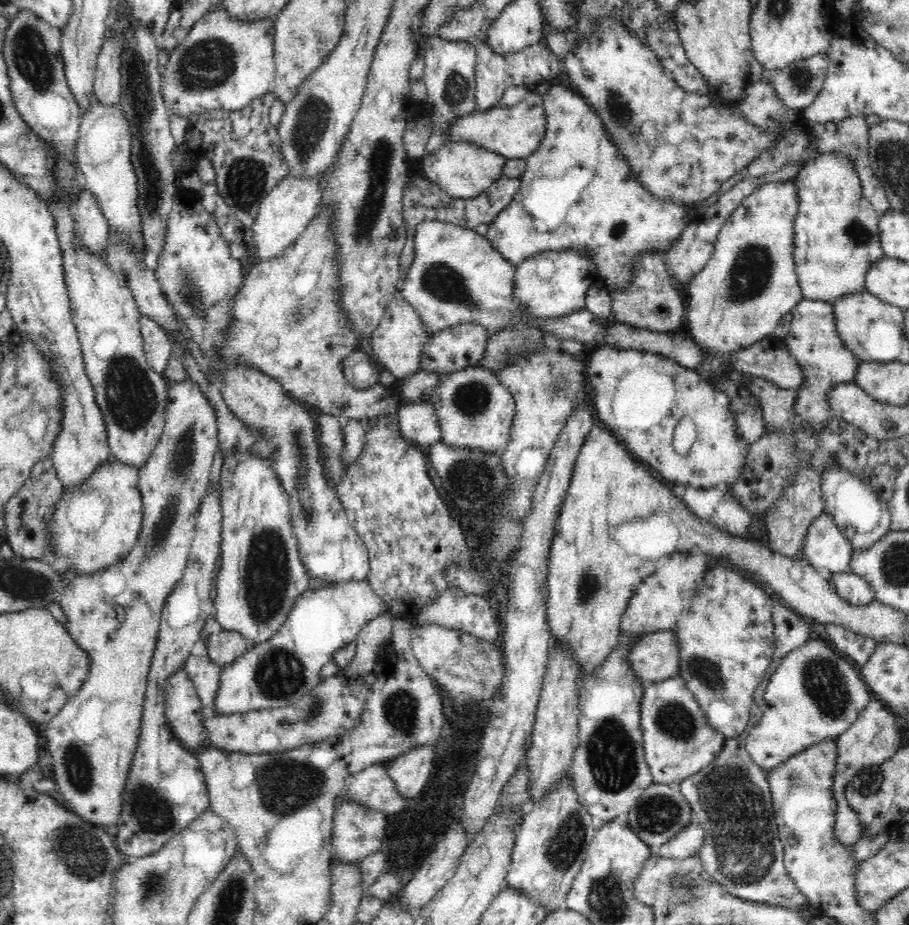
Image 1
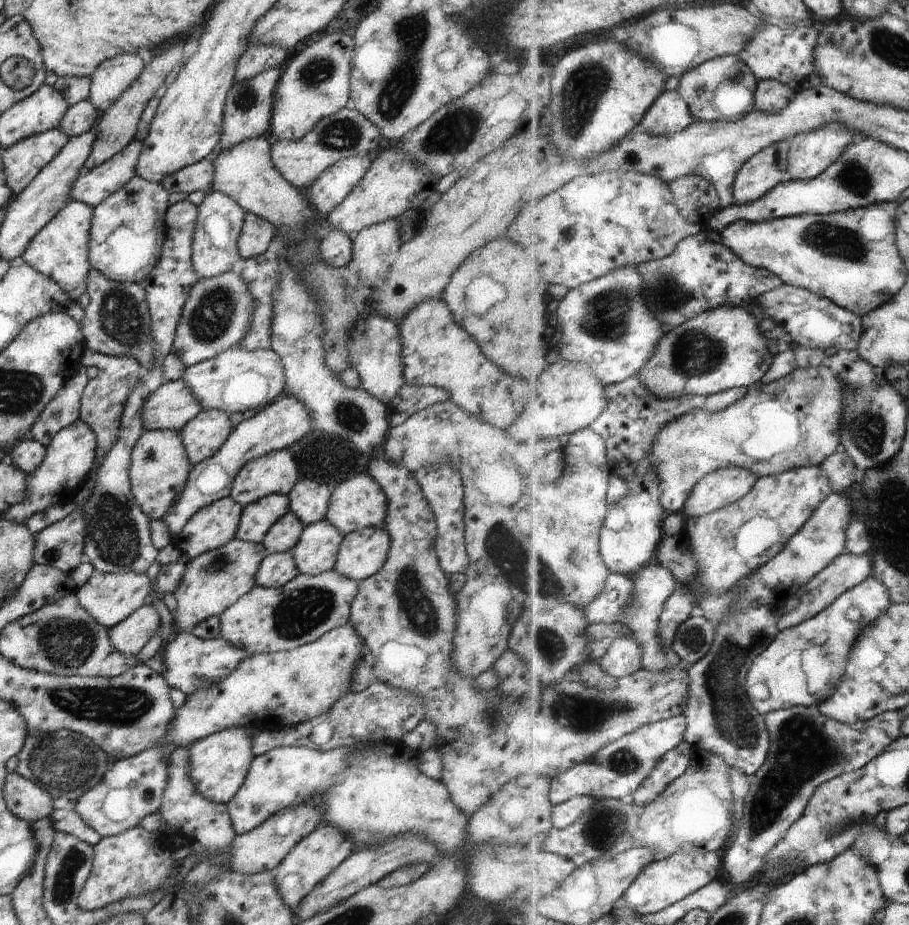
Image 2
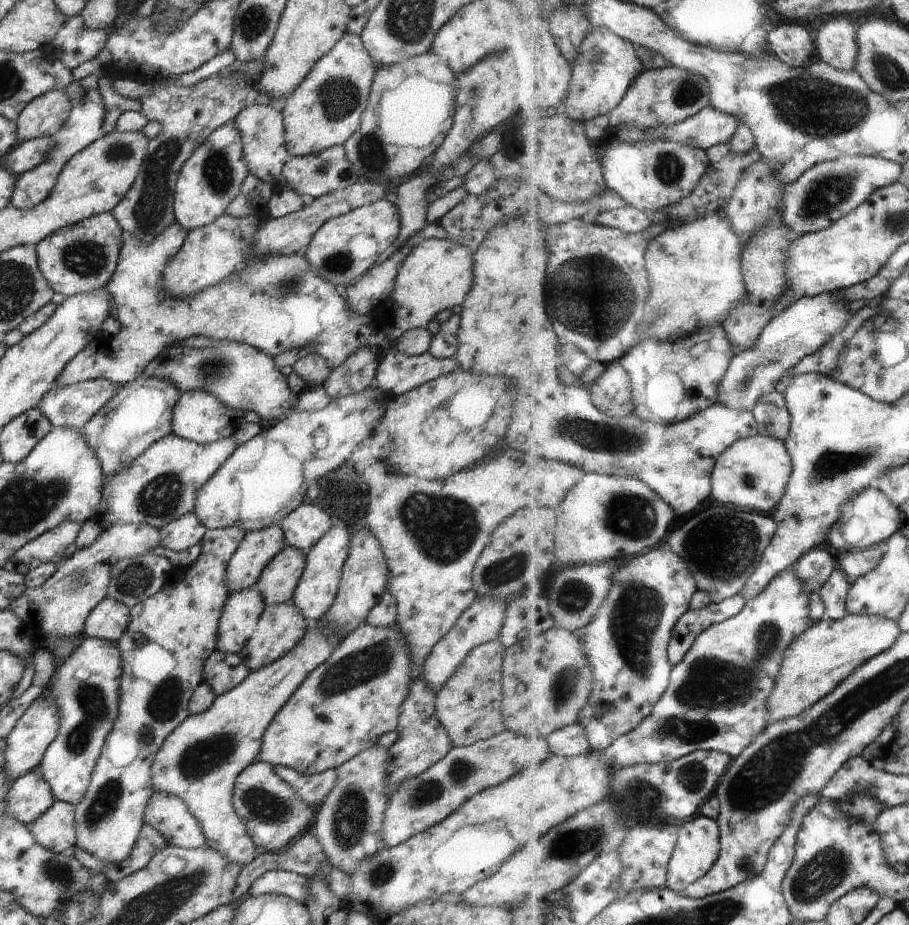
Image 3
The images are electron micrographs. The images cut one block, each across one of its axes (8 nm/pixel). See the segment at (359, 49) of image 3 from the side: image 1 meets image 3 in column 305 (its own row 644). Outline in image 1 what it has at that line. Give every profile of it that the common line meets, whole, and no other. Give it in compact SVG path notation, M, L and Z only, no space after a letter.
M187 379L180 384L174 384L168 388L167 392L167 407L166 407L166 423L163 429L163 434L160 437L160 442L148 461L144 463L144 466L139 467L139 482L138 489L142 499L142 520L140 525L140 531L134 546L130 548L129 554L124 556L124 560L120 560L118 563L111 564L104 570L108 572L106 576L112 574L112 570L120 572L124 578L126 578L126 586L122 592L117 594L109 595L108 592L102 590L102 586L98 582L99 576L102 576L104 570L99 572L92 572L86 575L79 575L74 577L69 584L63 590L61 600L59 601L60 608L62 609L63 618L65 621L63 627L66 632L70 635L70 638L74 641L74 644L87 656L87 661L90 662L89 669L87 670L85 679L79 686L80 690L72 696L72 698L66 699L66 702L60 707L60 710L46 723L42 736L44 736L44 742L46 742L46 750L50 753L52 759L52 768L54 772L54 780L62 798L69 802L72 807L72 812L77 814L80 818L85 821L91 822L97 827L112 826L119 819L119 814L122 808L122 791L123 782L126 782L127 770L130 768L131 758L134 756L134 749L137 745L139 737L139 726L142 716L144 697L146 696L147 690L147 678L150 670L151 660L153 652L157 643L157 636L159 626L161 623L161 614L166 604L167 598L170 593L174 590L177 582L183 577L185 568L187 566L191 544L194 538L194 532L196 530L196 518L198 512L200 512L200 504L202 504L202 498L207 495L207 491L210 488L209 477L210 468L212 468L212 462L214 462L214 455L219 451L218 449L218 427L216 427L216 416L214 410L208 405L206 398L199 391L191 380Z

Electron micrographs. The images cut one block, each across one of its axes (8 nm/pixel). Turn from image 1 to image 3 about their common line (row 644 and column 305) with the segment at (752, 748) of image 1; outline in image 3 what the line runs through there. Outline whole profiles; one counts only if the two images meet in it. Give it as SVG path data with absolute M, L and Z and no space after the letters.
M255 761L246 766L235 778L231 806L244 822L247 834L263 852L279 852L311 825L315 806L309 806L298 794L272 772L272 766Z

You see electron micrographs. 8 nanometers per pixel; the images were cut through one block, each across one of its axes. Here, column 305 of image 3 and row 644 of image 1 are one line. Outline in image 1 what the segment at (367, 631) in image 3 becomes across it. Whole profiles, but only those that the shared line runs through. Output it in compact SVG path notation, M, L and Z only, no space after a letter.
M722 566L708 569L703 575L701 583L697 586L696 593L693 594L690 606L684 609L678 618L674 621L674 626L670 628L672 634L677 640L678 647L678 658L679 658L679 672L678 676L683 678L683 681L688 685L690 692L694 695L694 699L698 701L701 709L704 711L706 718L709 720L710 725L714 727L718 732L722 733L725 738L732 738L733 736L739 735L749 723L751 715L751 706L755 698L758 686L761 684L766 670L773 660L773 652L775 651L776 643L774 643L774 623L772 622L773 617L773 606L774 602L770 599L769 590L760 588L747 580L744 580L741 575L732 568L726 570Z

